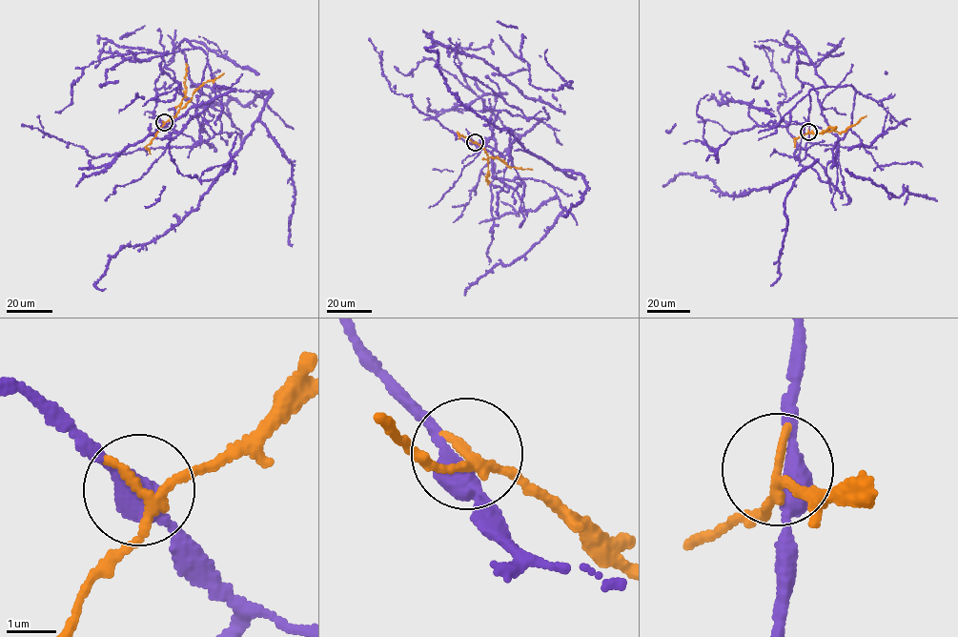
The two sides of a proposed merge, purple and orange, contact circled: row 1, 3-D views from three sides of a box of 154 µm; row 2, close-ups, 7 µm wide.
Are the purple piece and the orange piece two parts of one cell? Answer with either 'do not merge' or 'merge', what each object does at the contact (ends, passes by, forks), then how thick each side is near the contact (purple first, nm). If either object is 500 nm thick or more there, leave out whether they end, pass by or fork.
do not merge | purple passes by | orange passes by | 440/180 nm

